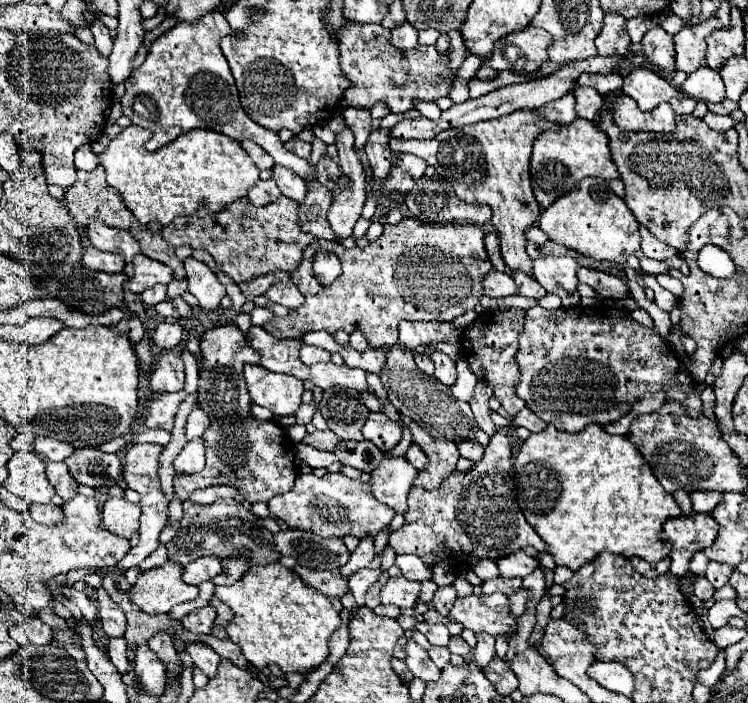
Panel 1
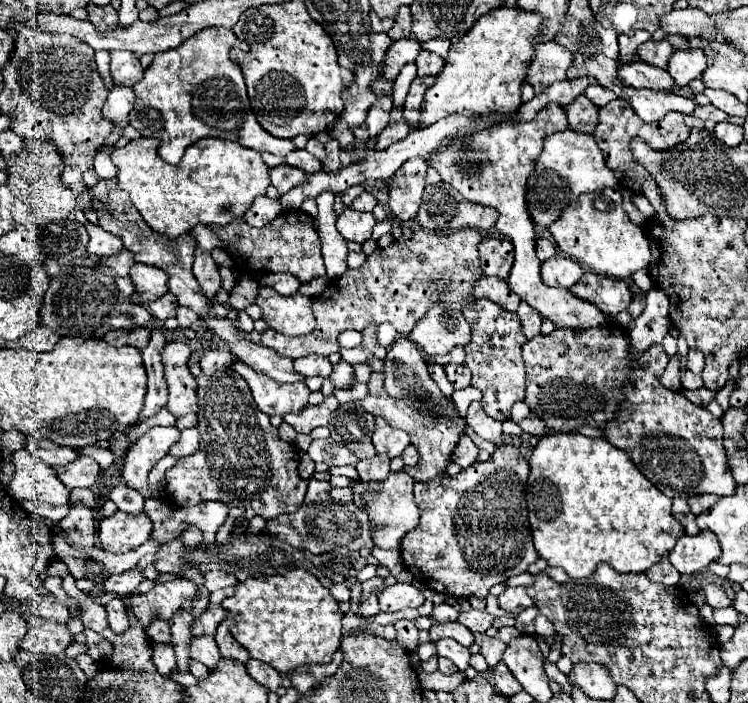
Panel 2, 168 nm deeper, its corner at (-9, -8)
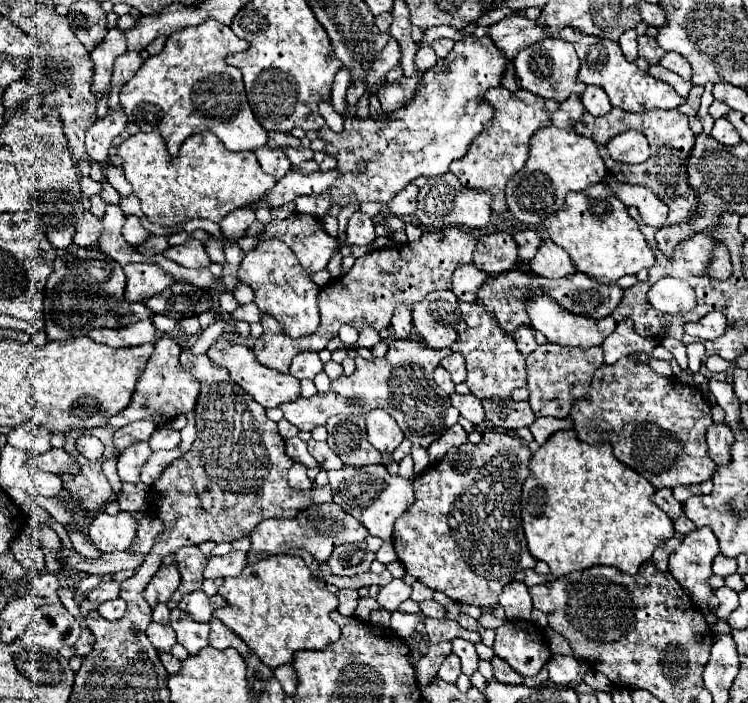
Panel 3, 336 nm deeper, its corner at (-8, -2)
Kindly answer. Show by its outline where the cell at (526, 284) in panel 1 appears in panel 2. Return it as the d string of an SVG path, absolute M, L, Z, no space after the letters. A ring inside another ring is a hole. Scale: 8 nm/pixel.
M522 302L516 310L516 314L520 316L522 322L522 330L526 334L526 338L534 338L536 334L540 334L540 324L542 324L542 316L538 314L538 310L534 310L532 306L526 306L526 302Z

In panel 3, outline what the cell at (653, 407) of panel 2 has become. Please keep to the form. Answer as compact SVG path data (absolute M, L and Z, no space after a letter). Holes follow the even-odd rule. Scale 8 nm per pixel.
M625 356L615 364L603 364L589 386L589 394L575 402L569 412L573 422L573 432L581 442L587 444L601 444L607 442L613 448L617 460L625 466L633 468L637 474L645 476L657 490L661 488L675 488L675 486L691 486L711 480L717 466L709 460L705 432L713 424L711 420L711 406L705 400L705 394L695 388L681 384L675 378L665 378L653 372L645 364L637 364L633 358Z

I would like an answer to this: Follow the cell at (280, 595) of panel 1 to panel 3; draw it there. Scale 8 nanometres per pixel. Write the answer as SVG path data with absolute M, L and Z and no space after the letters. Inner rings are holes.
M279 554L267 556L257 564L249 564L239 578L225 578L219 586L219 594L227 600L227 605L216 610L213 617L223 620L223 624L231 632L235 632L269 668L289 664L293 660L293 654L299 650L325 650L341 636L339 626L329 618L329 614L337 608L339 600L327 590L325 582L307 568L301 556Z

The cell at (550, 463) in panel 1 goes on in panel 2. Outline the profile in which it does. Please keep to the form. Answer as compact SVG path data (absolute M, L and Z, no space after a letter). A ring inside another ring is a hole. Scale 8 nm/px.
M550 434L540 438L530 456L528 518L538 554L550 564L566 570L570 578L588 578L598 562L608 562L618 572L646 572L670 552L684 534L682 524L670 514L672 500L666 498L638 468L630 456L608 440L582 434Z

